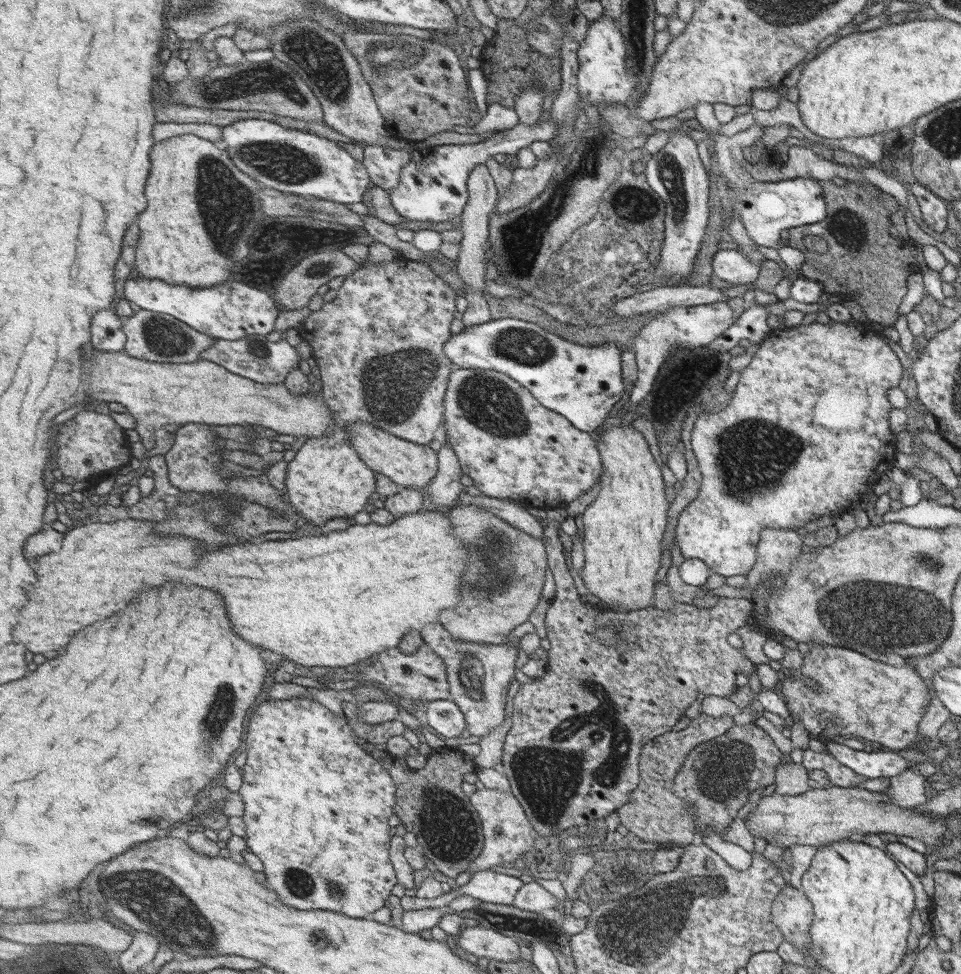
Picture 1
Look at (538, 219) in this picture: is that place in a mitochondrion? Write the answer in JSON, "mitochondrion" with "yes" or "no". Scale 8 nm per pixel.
{"mitochondrion":"no"}

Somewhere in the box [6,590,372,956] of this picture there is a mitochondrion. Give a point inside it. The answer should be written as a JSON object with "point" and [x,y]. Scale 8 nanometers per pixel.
{"point":[160,902]}

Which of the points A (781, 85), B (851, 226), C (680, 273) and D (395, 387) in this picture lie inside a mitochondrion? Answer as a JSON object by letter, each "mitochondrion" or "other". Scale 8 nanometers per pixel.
{"A":"other","B":"mitochondrion","C":"other","D":"mitochondrion"}

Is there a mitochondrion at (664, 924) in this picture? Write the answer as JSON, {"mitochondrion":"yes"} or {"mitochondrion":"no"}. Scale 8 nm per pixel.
{"mitochondrion":"yes"}

